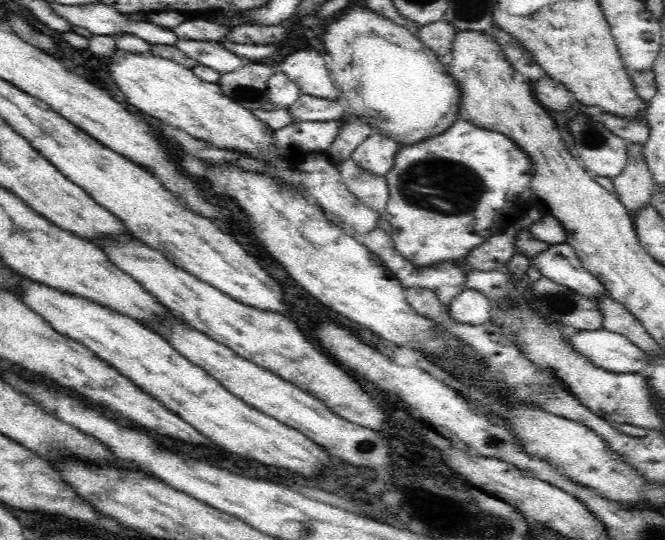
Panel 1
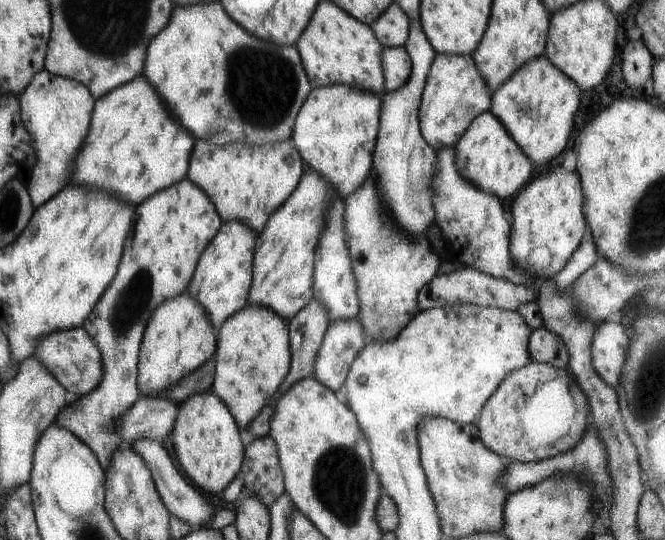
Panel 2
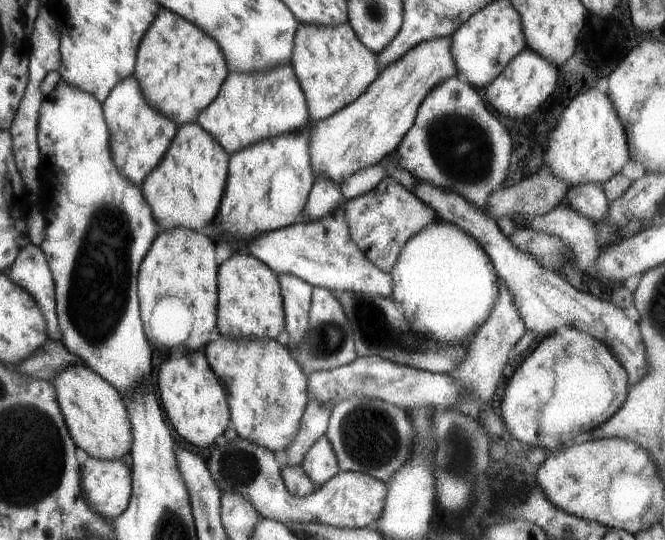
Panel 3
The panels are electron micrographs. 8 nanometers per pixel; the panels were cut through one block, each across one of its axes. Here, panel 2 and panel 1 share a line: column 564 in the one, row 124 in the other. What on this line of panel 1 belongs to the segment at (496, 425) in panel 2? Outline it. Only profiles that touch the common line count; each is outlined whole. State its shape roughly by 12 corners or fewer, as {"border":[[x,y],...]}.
{"border":[[366,7],[321,41],[338,91],[401,146],[458,120],[434,50]]}

